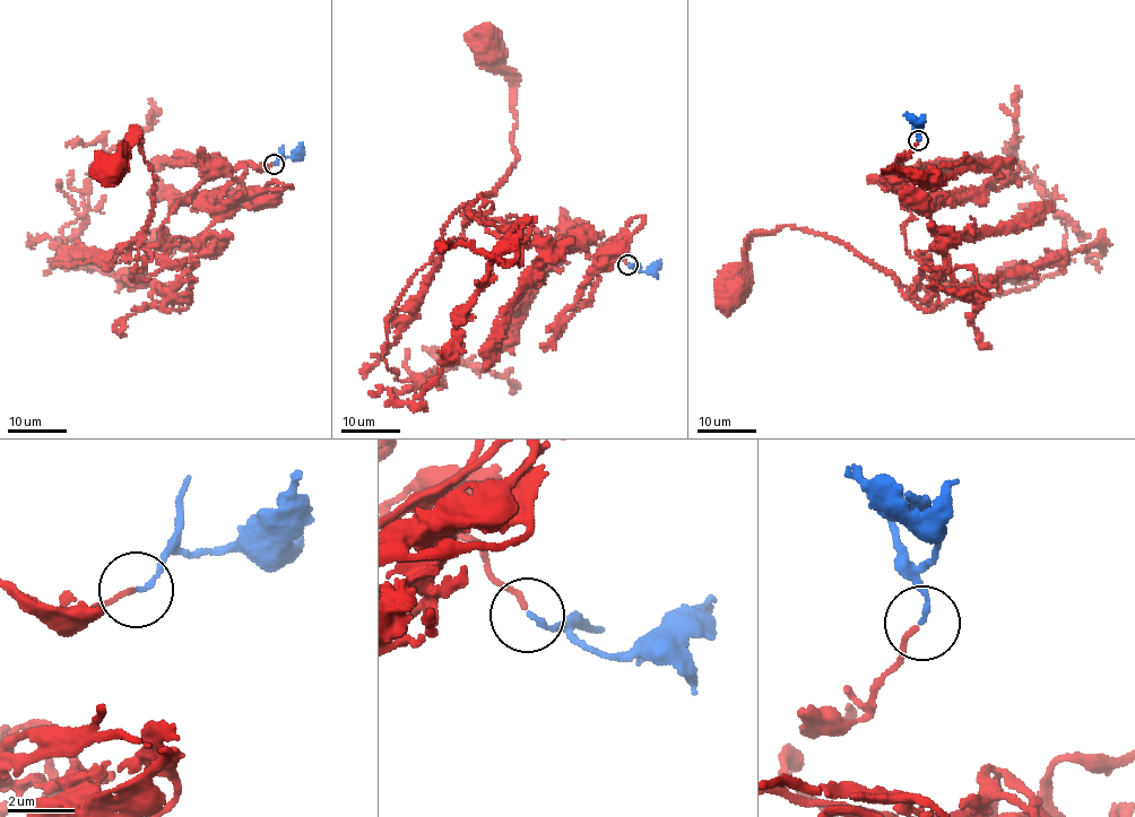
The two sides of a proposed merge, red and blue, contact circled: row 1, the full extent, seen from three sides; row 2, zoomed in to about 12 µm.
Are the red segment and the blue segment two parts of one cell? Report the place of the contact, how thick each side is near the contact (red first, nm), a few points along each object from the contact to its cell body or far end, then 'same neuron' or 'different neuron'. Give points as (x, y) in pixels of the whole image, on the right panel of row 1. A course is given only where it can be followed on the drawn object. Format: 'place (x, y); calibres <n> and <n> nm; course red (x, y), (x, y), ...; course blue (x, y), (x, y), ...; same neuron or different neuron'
place (918, 140); calibres 150 and 130 nm; course red (918, 140), (902, 226), (935, 277), (932, 310), (787, 225), (751, 237), (724, 295); course blue (918, 140), (920, 124), (906, 112); same neuron

